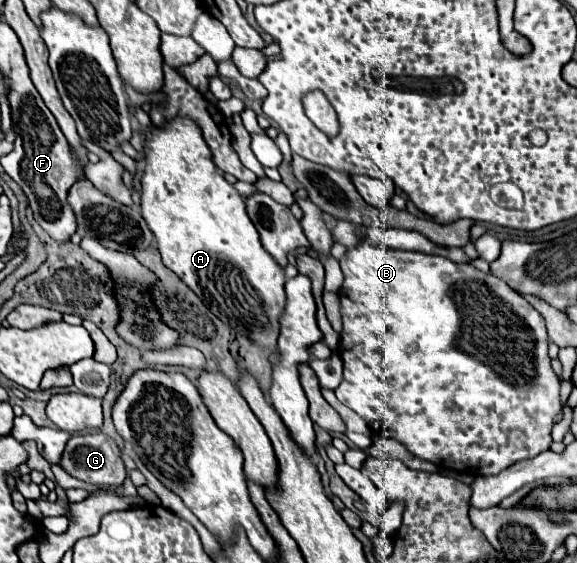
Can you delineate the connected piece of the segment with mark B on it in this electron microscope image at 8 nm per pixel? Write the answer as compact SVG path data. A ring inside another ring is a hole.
M361 238L357 246L347 248L345 256L341 258L341 270L345 276L343 280L345 290L339 288L341 320L343 320L339 354L343 360L343 382L337 386L335 396L339 398L341 404L357 412L367 422L367 426L375 436L381 434L385 438L395 438L401 444L405 444L405 448L411 454L427 462L433 462L439 468L469 472L473 476L499 474L507 466L513 466L515 462L527 458L535 458L535 454L549 448L553 418L561 410L561 400L559 400L561 378L557 378L551 368L551 360L547 354L549 338L543 326L543 318L531 304L525 302L525 298L521 298L515 290L511 290L501 278L493 274L483 274L471 264L455 264L449 258L435 256L435 254L391 250L385 246L375 246L365 238Z

